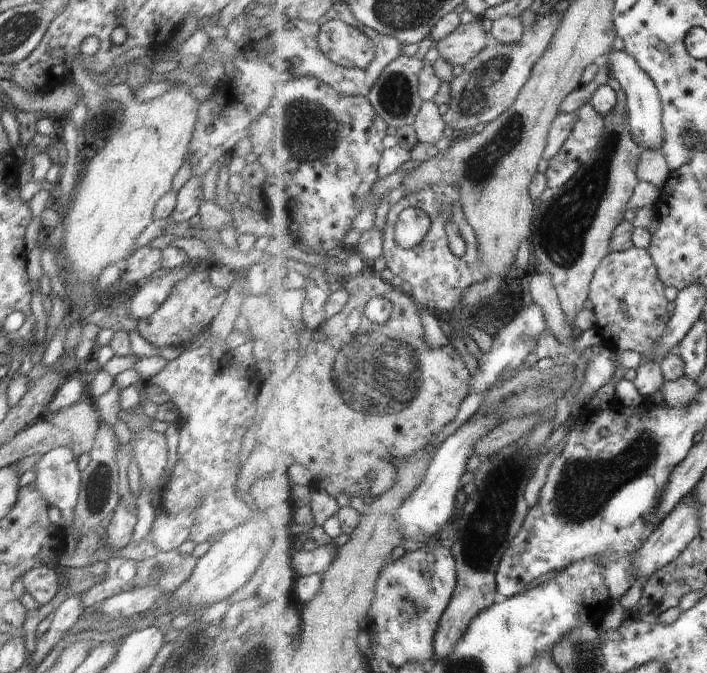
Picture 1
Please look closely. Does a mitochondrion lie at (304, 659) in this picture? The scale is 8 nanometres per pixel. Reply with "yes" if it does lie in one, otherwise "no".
no

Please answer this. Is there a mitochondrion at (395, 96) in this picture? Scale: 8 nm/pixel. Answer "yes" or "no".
yes

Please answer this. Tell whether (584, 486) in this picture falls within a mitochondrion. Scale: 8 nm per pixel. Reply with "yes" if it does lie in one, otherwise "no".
yes

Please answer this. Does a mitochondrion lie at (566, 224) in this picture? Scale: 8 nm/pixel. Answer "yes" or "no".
yes

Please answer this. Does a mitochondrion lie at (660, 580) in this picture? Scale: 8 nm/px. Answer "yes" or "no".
no

